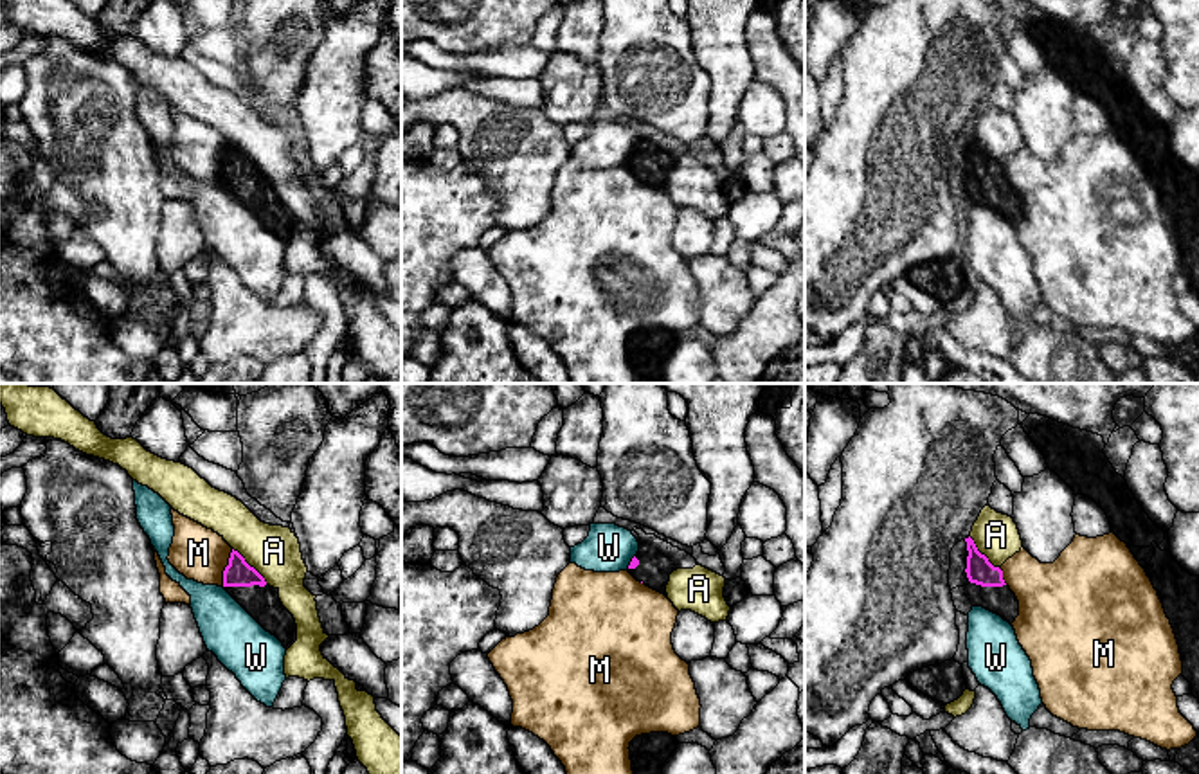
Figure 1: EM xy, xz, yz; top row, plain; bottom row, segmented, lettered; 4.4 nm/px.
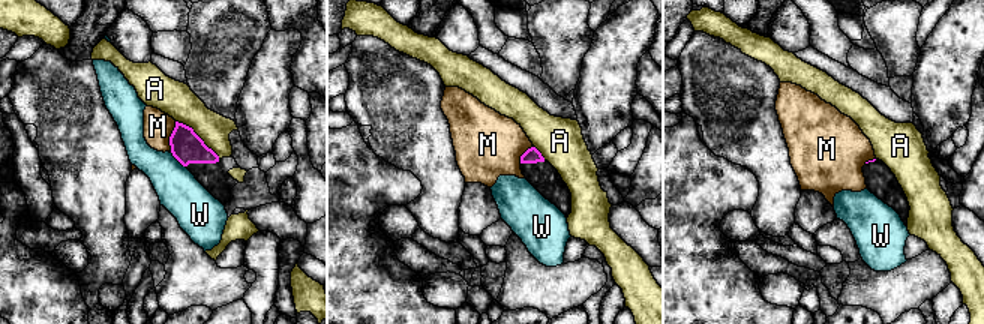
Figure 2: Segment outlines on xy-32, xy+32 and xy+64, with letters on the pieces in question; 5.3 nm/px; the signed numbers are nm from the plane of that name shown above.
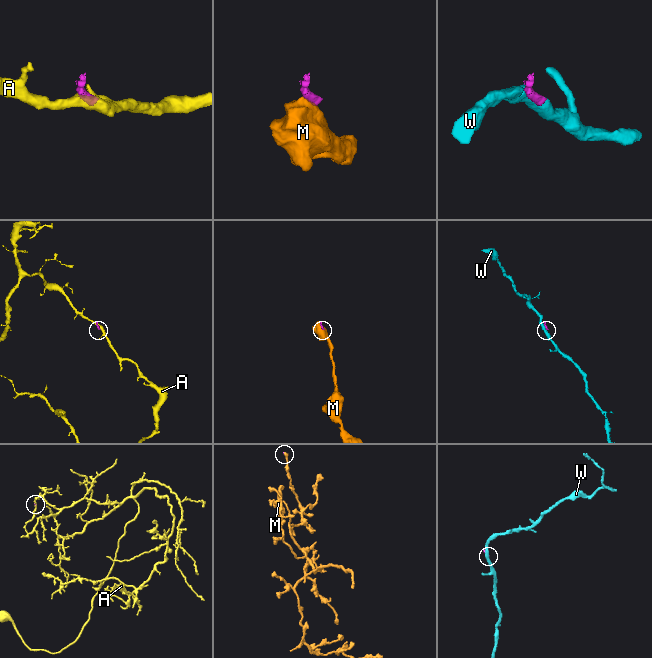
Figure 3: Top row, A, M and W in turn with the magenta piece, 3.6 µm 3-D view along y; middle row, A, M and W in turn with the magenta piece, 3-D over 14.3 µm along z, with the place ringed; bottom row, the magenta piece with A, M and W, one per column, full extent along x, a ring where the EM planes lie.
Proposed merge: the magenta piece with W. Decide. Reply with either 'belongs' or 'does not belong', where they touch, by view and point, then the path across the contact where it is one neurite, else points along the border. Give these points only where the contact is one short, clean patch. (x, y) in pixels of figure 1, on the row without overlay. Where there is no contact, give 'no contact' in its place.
does not belong; contact xz (631, 159); border xz (634, 152), (627, 164)

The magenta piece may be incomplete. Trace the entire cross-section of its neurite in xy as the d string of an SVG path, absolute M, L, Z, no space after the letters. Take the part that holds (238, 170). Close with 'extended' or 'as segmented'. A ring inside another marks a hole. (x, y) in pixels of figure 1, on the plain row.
M234 146L223 167L223 184L286 247L297 238L295 216L283 203L279 185L270 184Z | extended

